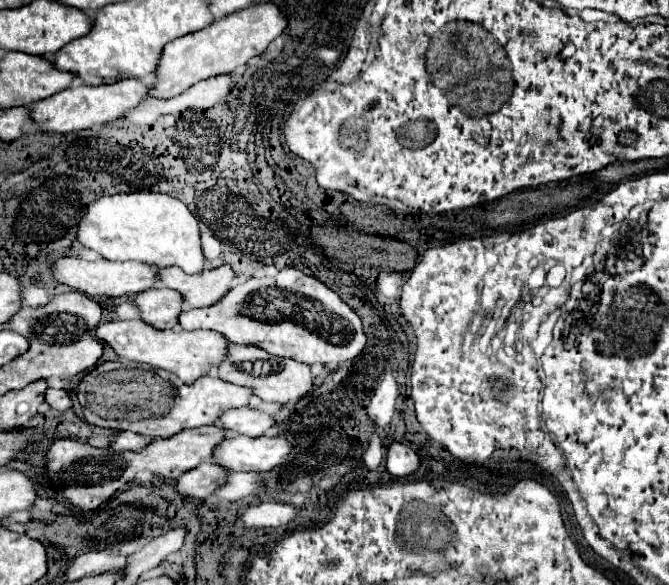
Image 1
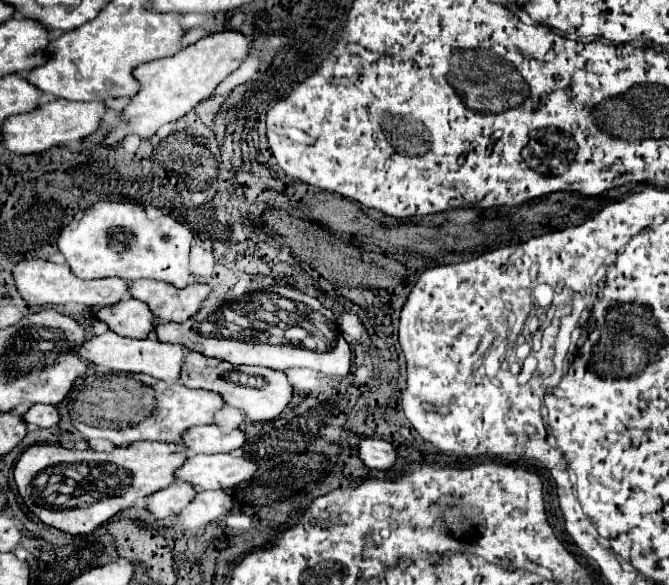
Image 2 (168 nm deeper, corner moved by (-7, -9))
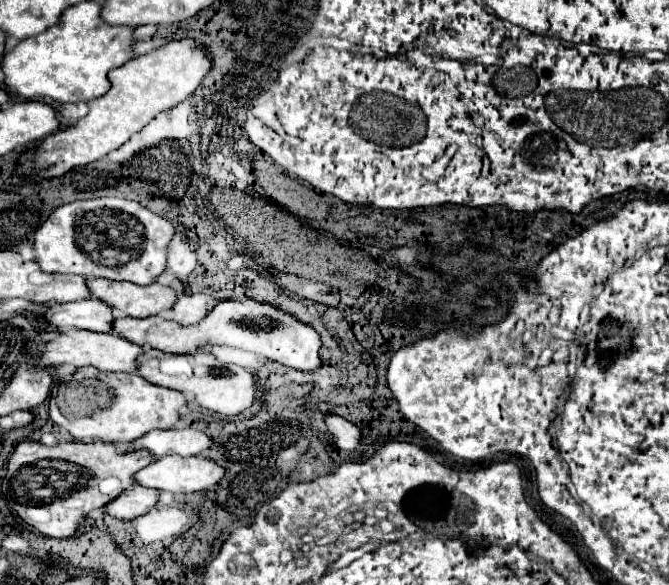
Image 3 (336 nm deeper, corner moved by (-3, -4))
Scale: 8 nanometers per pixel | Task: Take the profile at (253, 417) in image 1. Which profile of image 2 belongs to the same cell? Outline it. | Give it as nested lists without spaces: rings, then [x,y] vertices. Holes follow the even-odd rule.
[[[217,424],[209,426],[195,426],[187,430],[183,444],[193,454],[217,454],[217,452],[233,452],[239,450],[247,442],[247,434],[239,428],[231,430],[229,434],[223,432]]]

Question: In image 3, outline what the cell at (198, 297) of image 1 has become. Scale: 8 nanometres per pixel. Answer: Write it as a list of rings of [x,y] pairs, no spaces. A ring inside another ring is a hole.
[[[87,279],[91,297],[107,303],[117,313],[129,317],[151,317],[161,311],[167,311],[175,305],[177,295],[171,287],[165,285],[129,285],[125,281],[107,281],[107,279]]]

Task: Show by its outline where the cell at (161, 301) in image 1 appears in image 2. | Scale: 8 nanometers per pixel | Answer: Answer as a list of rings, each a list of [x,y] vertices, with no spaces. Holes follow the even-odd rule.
[[[135,298],[123,300],[111,308],[95,310],[95,316],[101,322],[107,322],[113,332],[129,338],[149,338],[157,324],[157,316],[151,312],[151,308]]]

